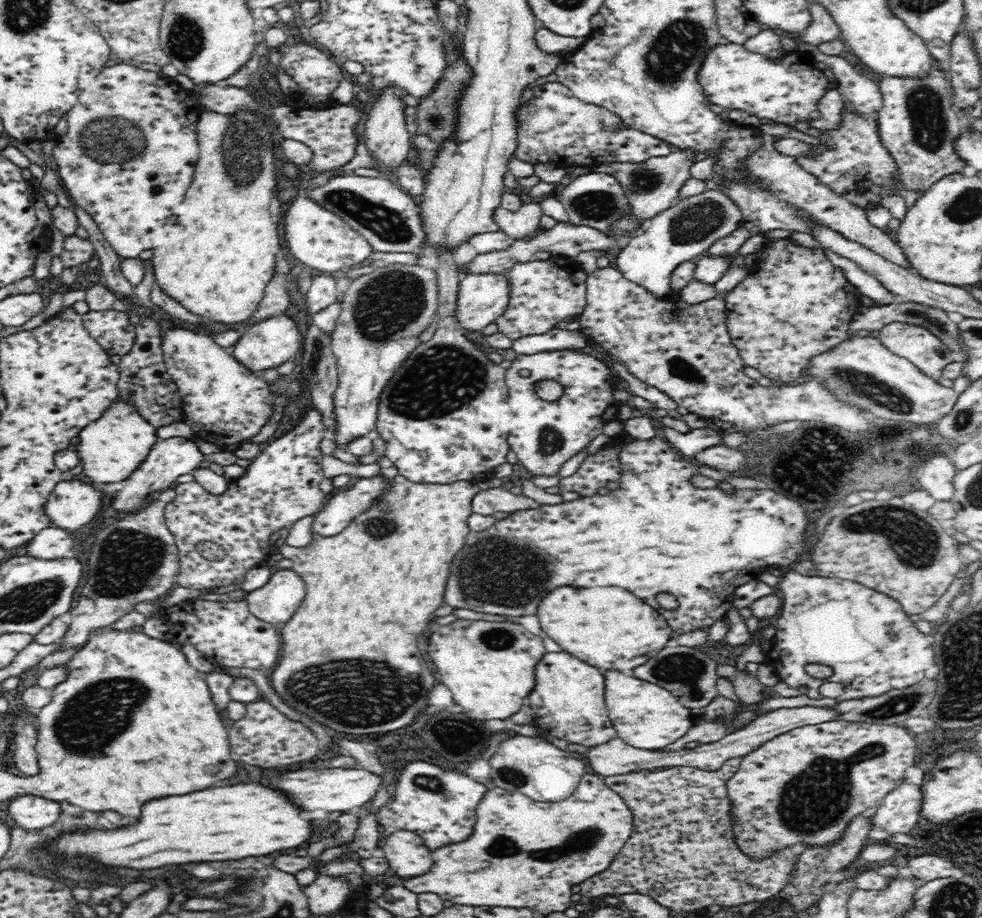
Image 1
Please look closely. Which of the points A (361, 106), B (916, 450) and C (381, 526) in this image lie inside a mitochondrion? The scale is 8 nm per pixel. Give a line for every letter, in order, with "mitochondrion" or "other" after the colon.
A: other
B: other
C: mitochondrion

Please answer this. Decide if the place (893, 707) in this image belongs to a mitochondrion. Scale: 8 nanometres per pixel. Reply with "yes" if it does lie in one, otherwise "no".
yes

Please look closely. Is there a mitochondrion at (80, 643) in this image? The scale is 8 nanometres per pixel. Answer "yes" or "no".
no

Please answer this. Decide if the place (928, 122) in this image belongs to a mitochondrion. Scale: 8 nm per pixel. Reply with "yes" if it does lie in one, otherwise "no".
yes

